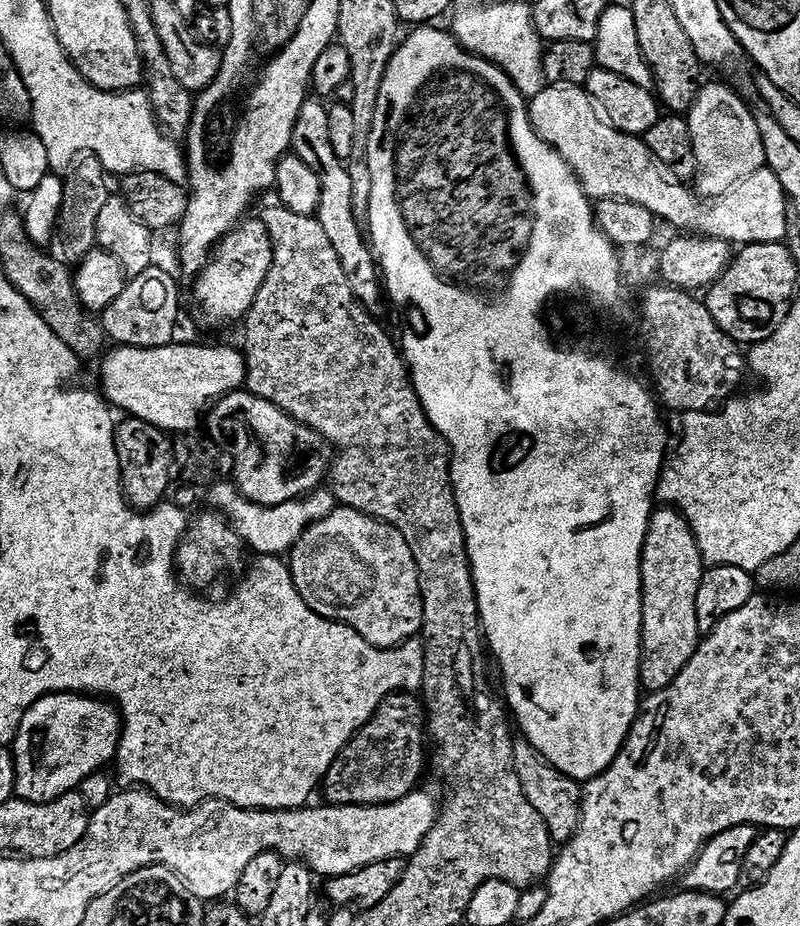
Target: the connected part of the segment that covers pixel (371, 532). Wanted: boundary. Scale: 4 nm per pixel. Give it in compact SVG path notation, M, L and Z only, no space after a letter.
M337 507L334 514L330 514L330 518L322 518L317 524L313 524L290 553L290 567L292 569L292 584L302 598L310 606L310 610L317 612L322 618L327 620L336 620L339 624L349 624L362 638L366 638L366 642L370 642L376 648L381 650L396 650L407 642L411 636L419 637L424 630L424 599L422 598L422 590L420 589L420 571L414 562L414 554L410 554L410 545L406 542L406 538L402 538L402 534L394 526L383 524L381 520L374 519L373 516L367 516L364 512L359 512L353 508Z

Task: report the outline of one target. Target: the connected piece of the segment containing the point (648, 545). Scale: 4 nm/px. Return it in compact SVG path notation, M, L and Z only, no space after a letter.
M660 506L653 511L648 523L648 533L642 546L642 558L640 559L640 577L642 578L642 638L640 639L640 683L645 693L661 692L666 690L682 674L682 670L694 658L696 647L700 645L702 633L698 630L698 586L702 582L706 565L702 554L698 550L698 542L694 538L694 530L688 525L688 519L677 512L676 509L667 506Z

